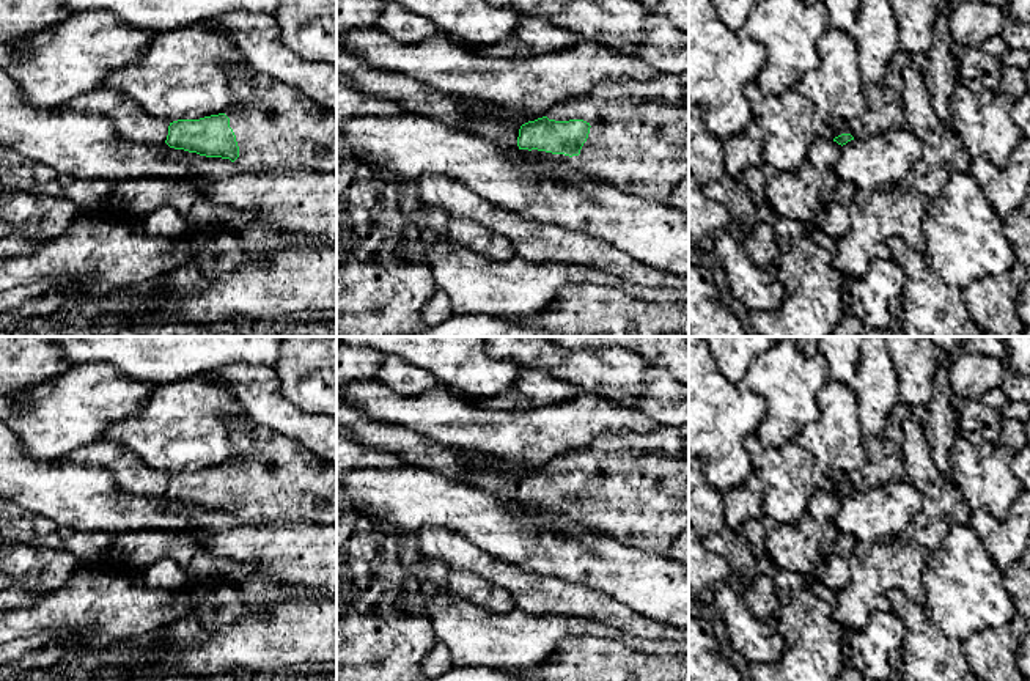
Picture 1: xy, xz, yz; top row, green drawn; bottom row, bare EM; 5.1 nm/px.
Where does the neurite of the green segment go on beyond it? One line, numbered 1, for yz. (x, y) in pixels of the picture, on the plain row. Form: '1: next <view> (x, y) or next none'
1: next none

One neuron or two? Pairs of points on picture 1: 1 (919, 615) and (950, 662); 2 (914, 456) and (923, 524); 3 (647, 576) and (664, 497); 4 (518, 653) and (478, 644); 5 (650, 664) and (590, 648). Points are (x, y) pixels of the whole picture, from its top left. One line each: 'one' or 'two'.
1: one
2: one
3: two
4: one
5: one

